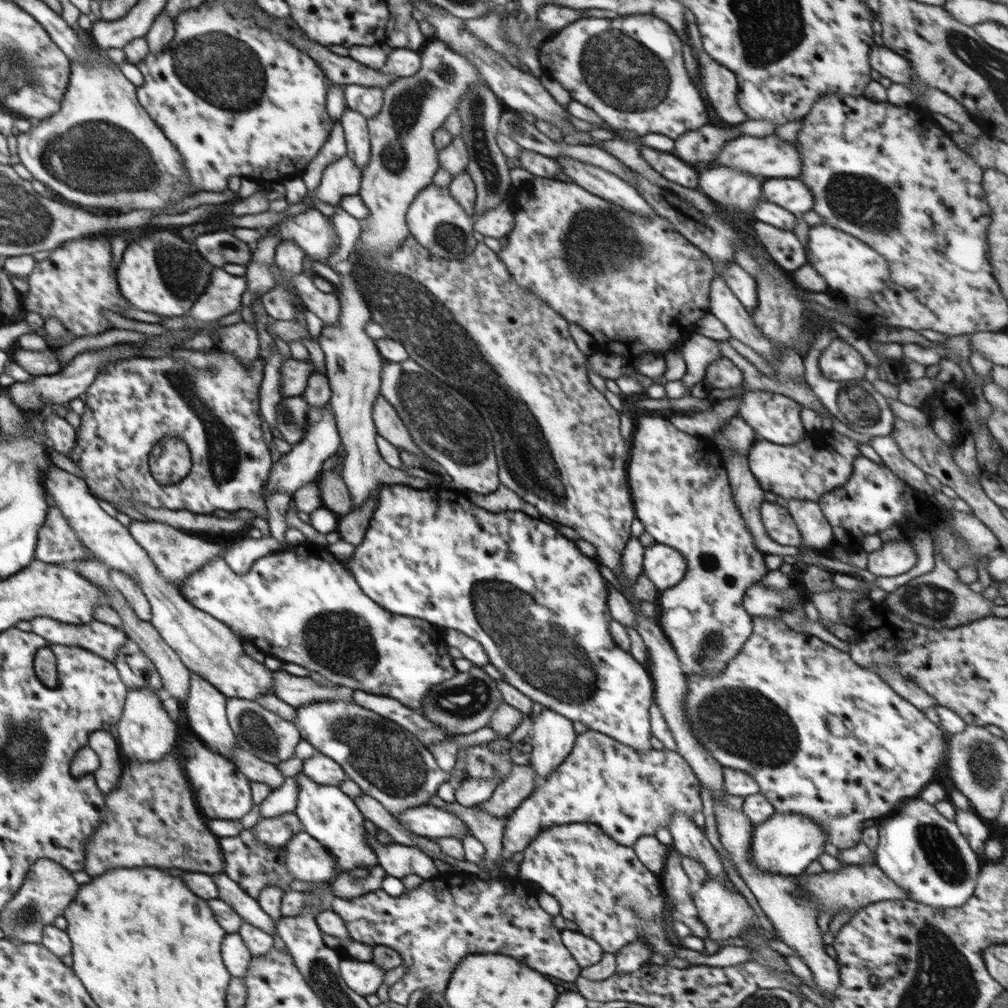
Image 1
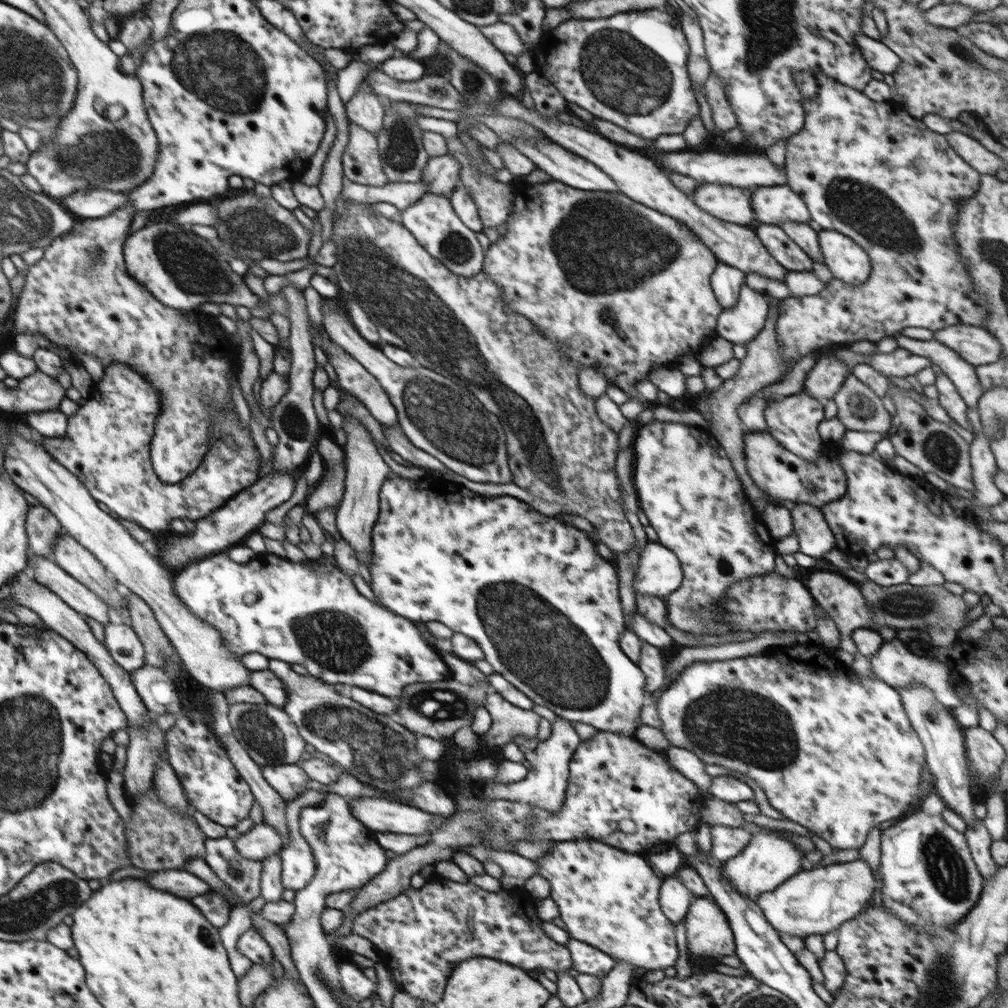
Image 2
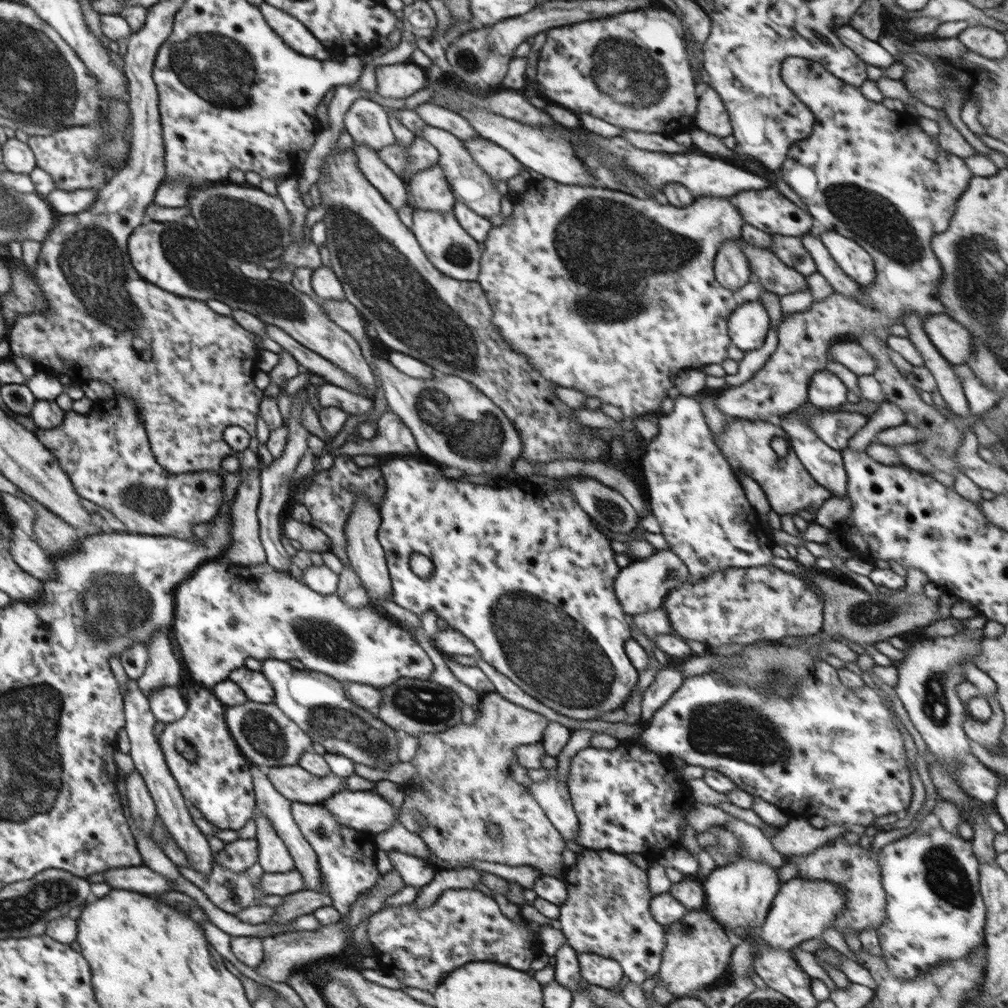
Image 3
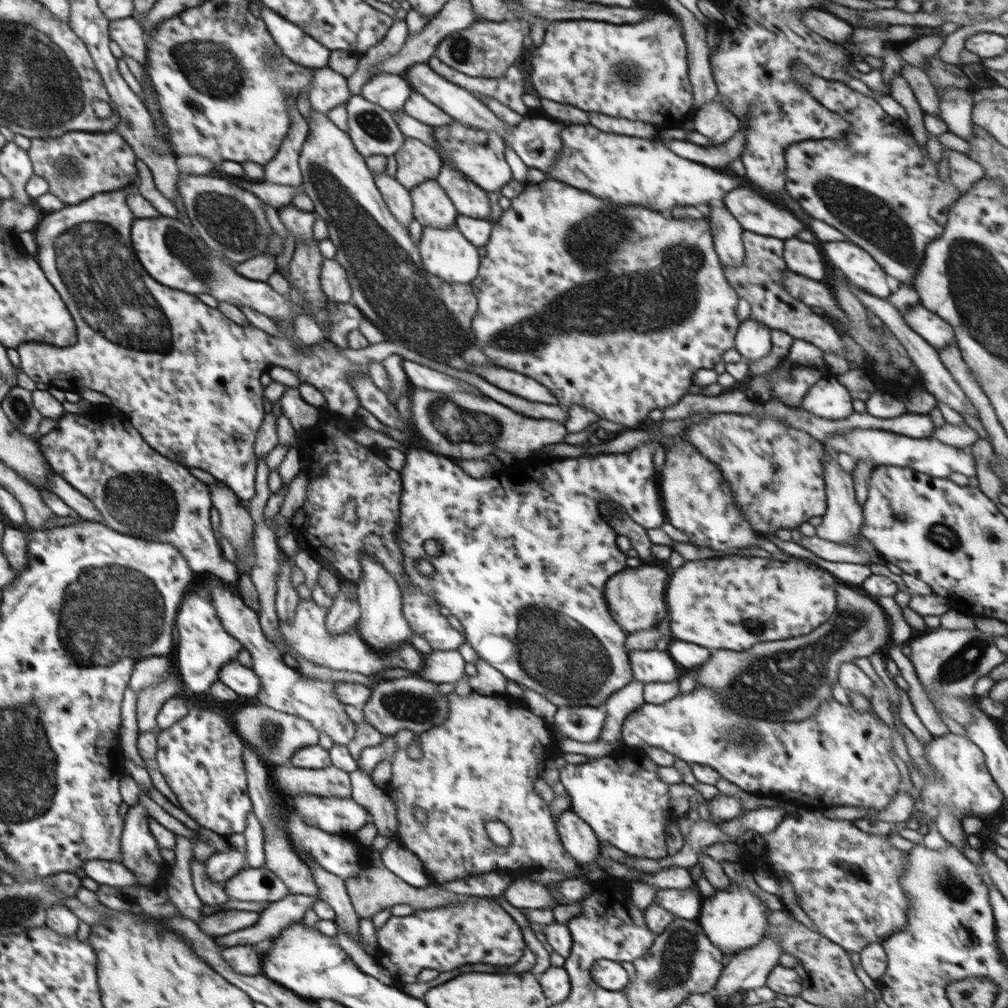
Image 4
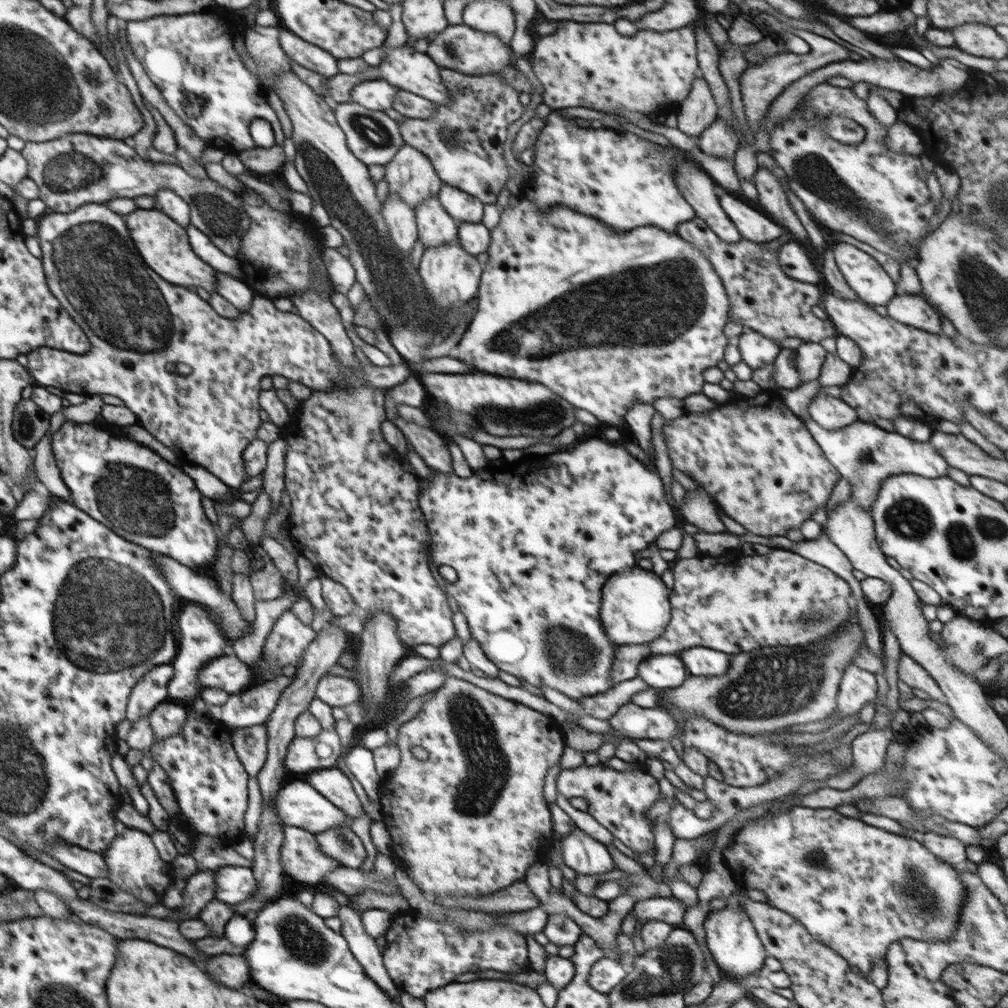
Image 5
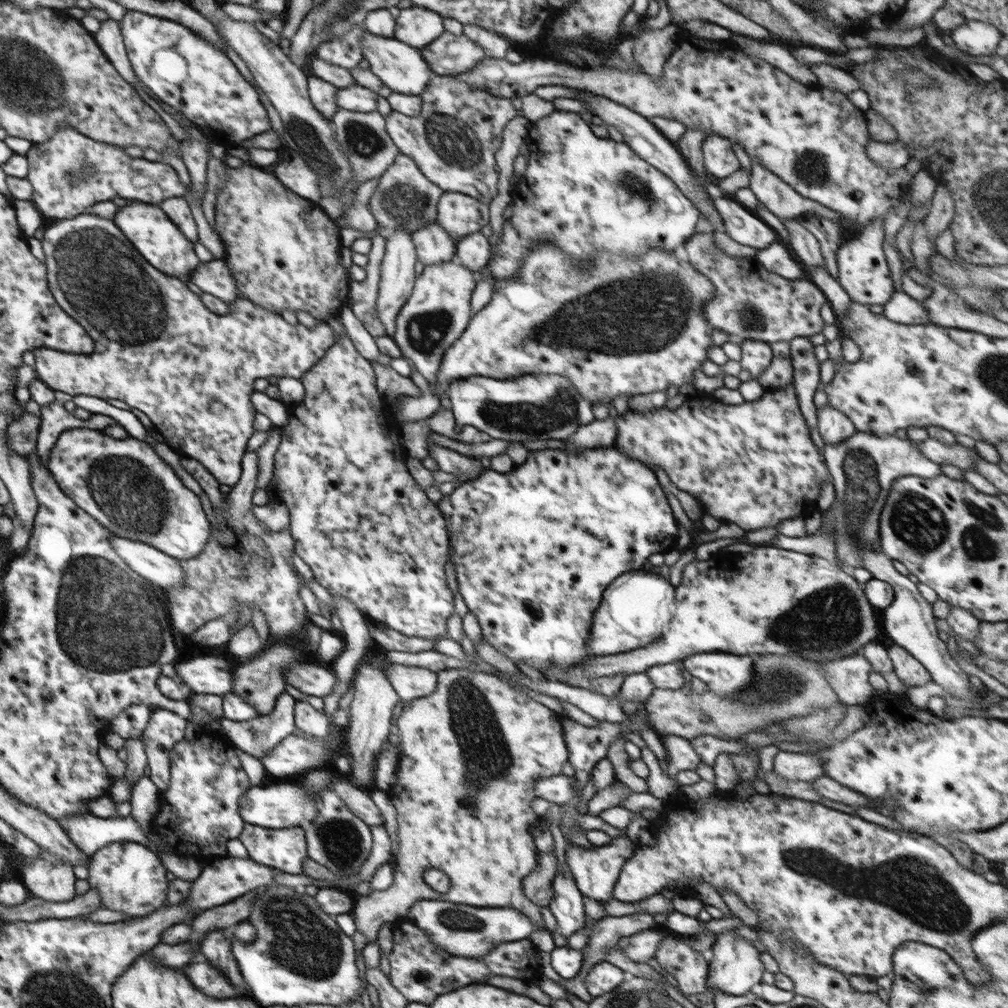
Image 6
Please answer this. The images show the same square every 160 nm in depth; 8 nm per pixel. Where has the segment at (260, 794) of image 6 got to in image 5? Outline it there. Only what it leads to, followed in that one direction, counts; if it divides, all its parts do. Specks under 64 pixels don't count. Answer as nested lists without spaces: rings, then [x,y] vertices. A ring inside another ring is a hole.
[[[292,782],[288,786],[283,786],[276,798],[275,810],[285,826],[303,828],[311,833],[323,833],[329,828],[345,825],[349,818],[345,812],[342,812],[307,782]]]

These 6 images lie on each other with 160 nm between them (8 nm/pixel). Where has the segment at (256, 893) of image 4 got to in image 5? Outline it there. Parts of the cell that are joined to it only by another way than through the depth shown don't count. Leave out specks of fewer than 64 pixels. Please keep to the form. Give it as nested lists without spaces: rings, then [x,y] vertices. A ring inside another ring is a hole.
[[[223,866],[215,870],[214,896],[223,903],[235,905],[259,891],[251,867]]]

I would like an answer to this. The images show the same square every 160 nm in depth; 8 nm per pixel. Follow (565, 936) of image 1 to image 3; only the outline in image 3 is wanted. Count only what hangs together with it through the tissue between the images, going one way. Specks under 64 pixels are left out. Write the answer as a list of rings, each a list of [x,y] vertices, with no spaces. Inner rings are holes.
[[[581,952],[577,954],[580,976],[586,982],[604,989],[614,989],[625,976],[620,964],[605,956]]]

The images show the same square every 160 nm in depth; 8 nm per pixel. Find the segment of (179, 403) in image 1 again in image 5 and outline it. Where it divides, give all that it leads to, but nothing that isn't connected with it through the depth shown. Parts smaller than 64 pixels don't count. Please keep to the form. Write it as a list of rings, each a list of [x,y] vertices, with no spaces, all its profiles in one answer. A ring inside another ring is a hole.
[[[64,421],[52,438],[53,455],[62,481],[71,491],[72,501],[80,511],[86,512],[125,540],[150,552],[170,556],[187,568],[196,570],[201,566],[212,567],[215,564],[220,552],[220,542],[214,533],[213,524],[204,512],[202,494],[180,464],[173,465],[150,448],[130,442],[128,438],[112,438],[110,432],[92,423]]]

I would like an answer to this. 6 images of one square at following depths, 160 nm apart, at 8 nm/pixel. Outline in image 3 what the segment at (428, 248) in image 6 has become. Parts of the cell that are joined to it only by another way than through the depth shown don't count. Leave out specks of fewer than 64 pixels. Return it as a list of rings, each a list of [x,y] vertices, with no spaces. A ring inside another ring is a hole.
[[[439,163],[411,176],[408,189],[416,209],[451,212],[455,198]]]

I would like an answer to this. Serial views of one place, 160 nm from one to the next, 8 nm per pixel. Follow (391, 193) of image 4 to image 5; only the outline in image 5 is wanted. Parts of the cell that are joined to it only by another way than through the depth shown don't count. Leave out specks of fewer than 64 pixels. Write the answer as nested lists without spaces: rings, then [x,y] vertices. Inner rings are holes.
[[[390,192],[381,213],[396,248],[401,250],[403,254],[410,255],[417,241],[417,222],[414,209],[408,206],[397,194]]]

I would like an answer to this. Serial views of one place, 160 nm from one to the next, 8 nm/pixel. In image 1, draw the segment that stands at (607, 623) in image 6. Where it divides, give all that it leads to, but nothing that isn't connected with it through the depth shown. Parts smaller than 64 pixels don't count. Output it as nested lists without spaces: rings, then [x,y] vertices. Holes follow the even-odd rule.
[[[659,543],[645,548],[643,573],[658,591],[676,586],[684,578],[686,569],[686,560],[674,548]]]

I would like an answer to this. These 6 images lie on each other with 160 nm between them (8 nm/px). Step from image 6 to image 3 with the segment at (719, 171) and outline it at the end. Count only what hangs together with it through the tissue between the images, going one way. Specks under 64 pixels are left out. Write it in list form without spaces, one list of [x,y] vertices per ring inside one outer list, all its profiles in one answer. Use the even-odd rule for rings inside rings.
[[[711,87],[702,96],[699,96],[694,119],[698,129],[704,130],[708,134],[714,134],[721,140],[732,134],[733,128],[728,111],[720,95]]]

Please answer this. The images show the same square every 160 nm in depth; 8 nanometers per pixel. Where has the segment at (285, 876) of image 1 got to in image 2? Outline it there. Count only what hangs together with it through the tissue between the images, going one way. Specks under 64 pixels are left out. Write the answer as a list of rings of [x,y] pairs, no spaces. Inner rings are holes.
[[[228,837],[206,839],[205,851],[206,864],[239,902],[247,903],[260,895],[262,860],[244,858]]]

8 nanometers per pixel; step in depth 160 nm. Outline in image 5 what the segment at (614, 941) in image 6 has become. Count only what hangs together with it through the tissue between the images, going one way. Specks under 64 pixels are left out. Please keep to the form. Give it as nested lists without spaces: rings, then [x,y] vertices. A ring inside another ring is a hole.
[[[652,897],[637,901],[632,910],[634,918],[646,923],[649,920],[659,920],[673,926],[681,926],[686,910],[682,909],[682,903],[678,899],[668,897]]]

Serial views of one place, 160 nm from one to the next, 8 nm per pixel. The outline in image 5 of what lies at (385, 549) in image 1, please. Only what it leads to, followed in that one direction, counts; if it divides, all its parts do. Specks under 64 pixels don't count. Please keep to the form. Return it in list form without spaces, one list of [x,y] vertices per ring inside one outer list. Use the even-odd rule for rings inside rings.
[[[582,438],[575,447],[569,450],[558,450],[544,457],[523,457],[502,468],[485,468],[482,472],[474,473],[467,478],[458,477],[454,471],[452,474],[444,474],[433,470],[433,475],[428,481],[420,481],[418,484],[420,512],[426,520],[426,528],[432,542],[431,552],[428,555],[432,576],[448,598],[456,600],[459,611],[467,620],[471,636],[478,640],[484,654],[496,663],[499,670],[513,674],[520,680],[527,680],[536,687],[549,686],[574,700],[583,696],[602,695],[603,692],[611,689],[614,686],[611,682],[611,668],[616,646],[609,641],[604,633],[604,625],[600,621],[602,587],[613,574],[636,566],[634,552],[645,550],[650,543],[657,540],[657,536],[679,524],[673,506],[667,502],[664,484],[656,466],[652,467],[652,463],[644,464],[644,460],[636,459],[636,456],[629,454],[625,447],[615,447],[609,442],[602,442],[601,439]],[[526,472],[530,472],[528,482],[532,484],[532,494],[536,494],[528,498],[526,498],[526,482],[524,482]],[[441,566],[450,566],[456,570],[457,580],[449,582],[444,579],[438,571]]]

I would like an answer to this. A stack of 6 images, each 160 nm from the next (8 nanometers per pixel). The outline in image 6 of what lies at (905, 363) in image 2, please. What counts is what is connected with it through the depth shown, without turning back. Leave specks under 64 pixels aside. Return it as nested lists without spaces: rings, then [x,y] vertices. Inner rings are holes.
[[[694,233],[684,244],[688,252],[689,263],[700,274],[703,274],[714,285],[716,294],[703,306],[703,313],[708,324],[716,330],[722,330],[740,344],[744,340],[759,340],[773,343],[791,341],[799,336],[809,337],[823,332],[824,320],[820,317],[822,304],[828,302],[820,288],[816,287],[808,278],[805,280],[790,281],[775,272],[766,270],[755,256],[730,257],[716,249],[713,233]]]

